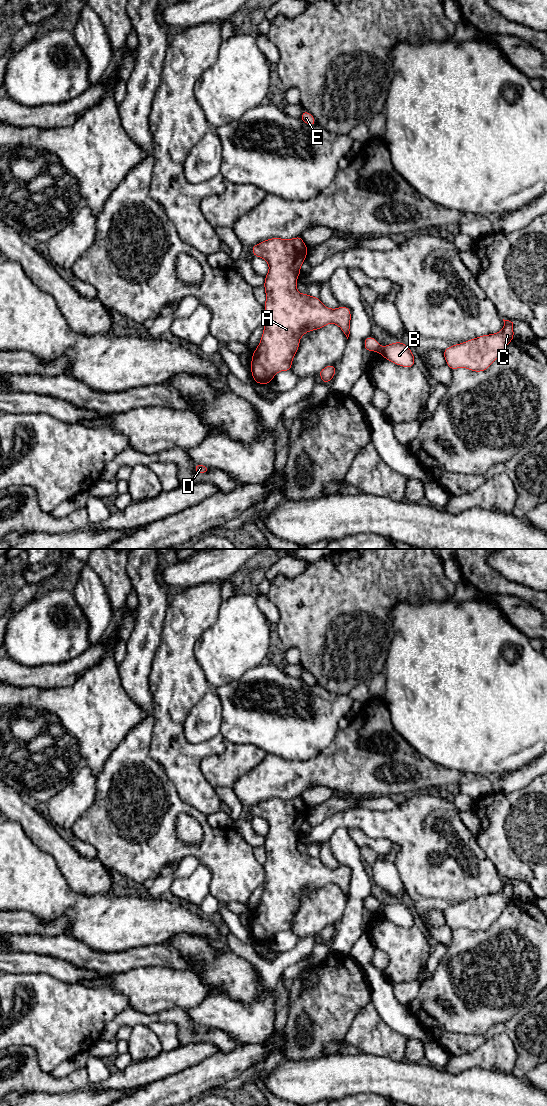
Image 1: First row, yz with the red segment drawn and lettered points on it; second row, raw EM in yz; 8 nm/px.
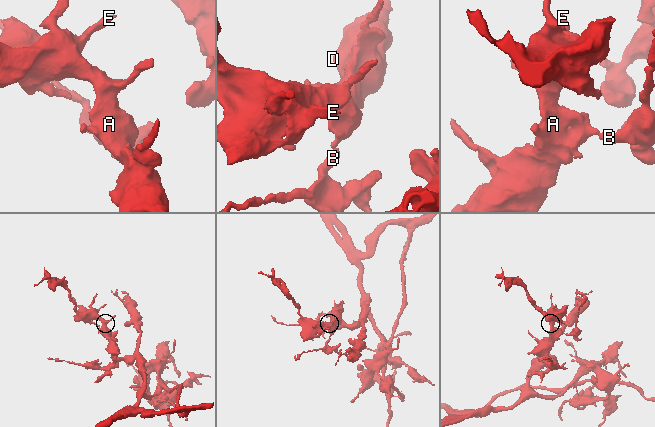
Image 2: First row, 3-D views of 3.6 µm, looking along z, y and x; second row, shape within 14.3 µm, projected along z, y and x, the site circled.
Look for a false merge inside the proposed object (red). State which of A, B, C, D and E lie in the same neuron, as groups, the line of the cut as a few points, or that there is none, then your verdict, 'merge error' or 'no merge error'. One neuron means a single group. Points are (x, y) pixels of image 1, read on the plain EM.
A D E / B C; cut in yz along (381, 907), (378, 910); merge error

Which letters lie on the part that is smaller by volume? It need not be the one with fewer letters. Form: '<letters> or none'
B, C

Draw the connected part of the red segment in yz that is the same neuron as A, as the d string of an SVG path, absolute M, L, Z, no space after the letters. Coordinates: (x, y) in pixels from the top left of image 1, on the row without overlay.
M301 796L293 799L271 798L254 805L251 811L254 816L265 819L269 825L263 845L266 853L264 891L251 916L249 927L254 942L264 945L270 944L278 932L291 931L293 917L299 909L299 900L305 893L332 883L338 885L348 899L351 872L346 866L330 869L324 866L318 857L297 851L297 838L301 834L300 828L308 812Z

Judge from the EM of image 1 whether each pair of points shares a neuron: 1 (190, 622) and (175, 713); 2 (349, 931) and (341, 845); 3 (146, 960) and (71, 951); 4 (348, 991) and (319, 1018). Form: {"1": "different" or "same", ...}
{"1": "same", "2": "same", "3": "same", "4": "same"}

